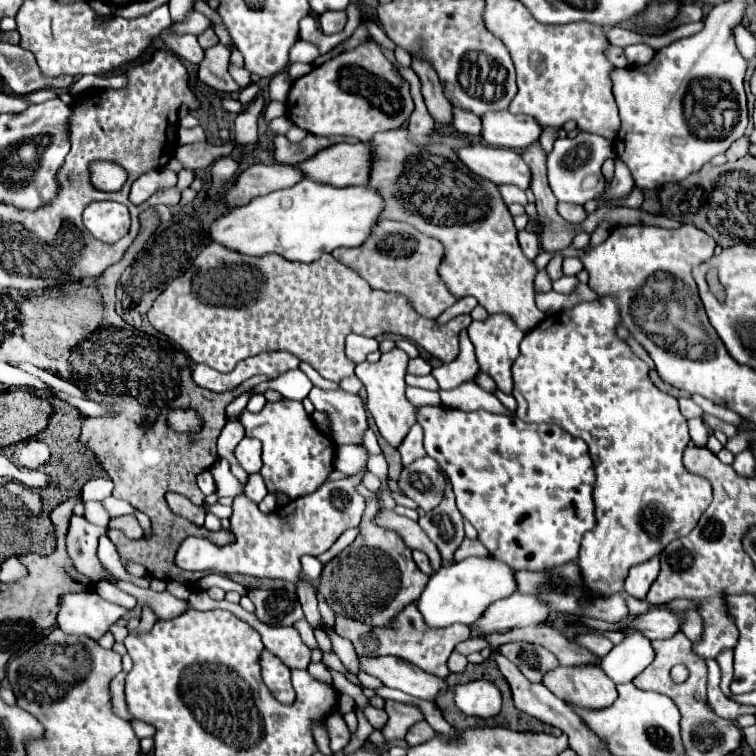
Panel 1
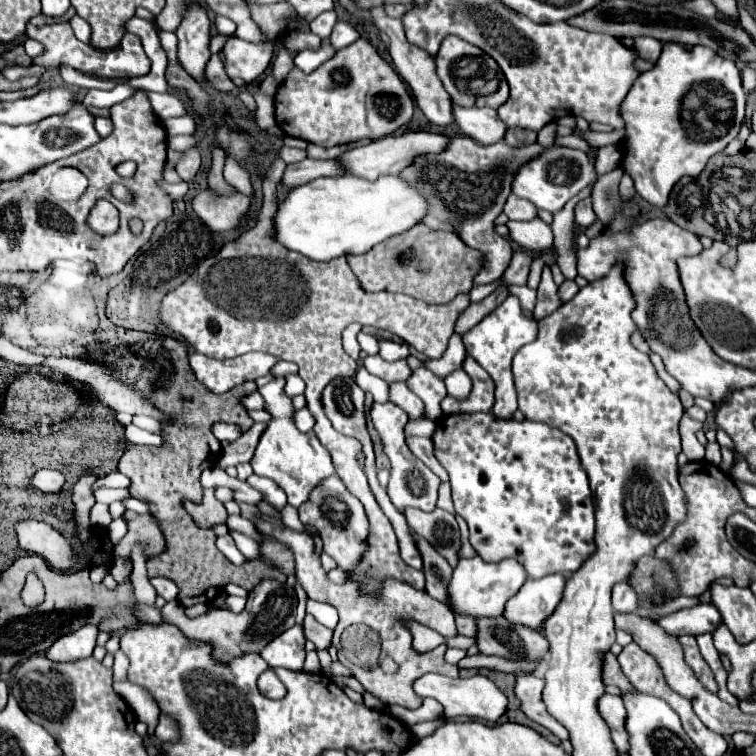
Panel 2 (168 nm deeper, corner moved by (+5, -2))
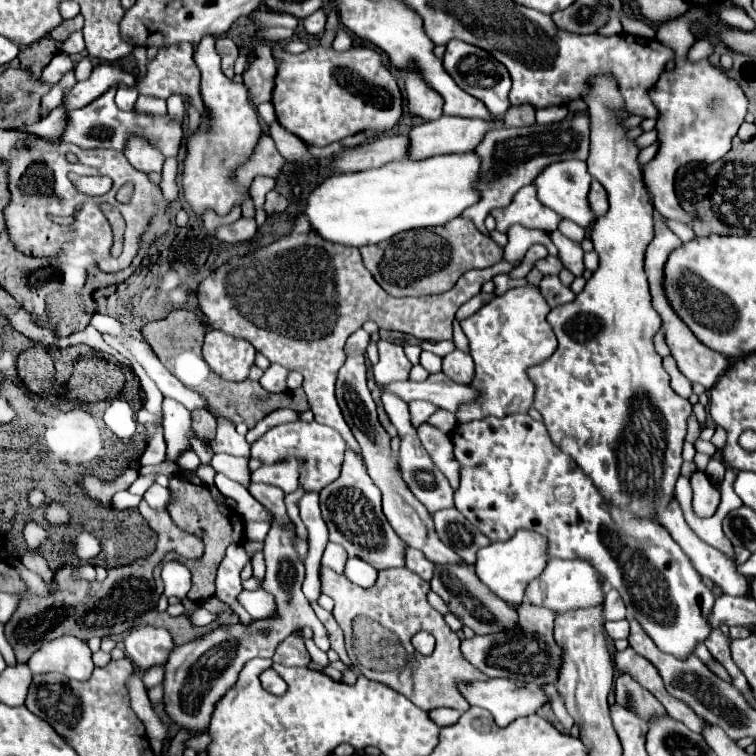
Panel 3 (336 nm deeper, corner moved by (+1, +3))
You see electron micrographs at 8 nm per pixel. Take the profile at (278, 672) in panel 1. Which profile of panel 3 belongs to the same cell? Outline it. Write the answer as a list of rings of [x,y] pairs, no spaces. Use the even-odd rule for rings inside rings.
[[[268,668],[266,672],[262,672],[260,674],[260,682],[262,682],[262,686],[268,690],[268,692],[272,692],[272,694],[284,694],[286,692],[286,682],[282,680],[282,676],[274,670],[274,668]]]

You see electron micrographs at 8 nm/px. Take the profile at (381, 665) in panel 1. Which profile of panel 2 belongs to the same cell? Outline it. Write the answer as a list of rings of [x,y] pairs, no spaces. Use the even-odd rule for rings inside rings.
[[[428,673],[428,675],[420,677],[420,679],[416,679],[412,687],[414,687],[414,693],[418,697],[422,697],[422,699],[432,697],[444,707],[444,722],[423,722],[411,727],[419,739],[432,734],[450,718],[472,717],[472,719],[482,719],[482,721],[498,721],[504,715],[506,705],[508,705],[506,695],[484,675],[474,675],[474,677],[468,677],[468,679],[460,679],[460,677],[458,679],[448,679],[448,677],[436,675],[436,673]]]

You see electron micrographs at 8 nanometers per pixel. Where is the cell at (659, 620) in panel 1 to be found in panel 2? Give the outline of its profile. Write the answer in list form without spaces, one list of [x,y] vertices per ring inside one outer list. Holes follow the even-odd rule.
[[[696,605],[692,609],[682,609],[682,611],[664,615],[656,623],[668,635],[680,637],[680,635],[710,633],[718,623],[722,623],[722,617],[718,617],[718,609],[714,609],[714,605]]]

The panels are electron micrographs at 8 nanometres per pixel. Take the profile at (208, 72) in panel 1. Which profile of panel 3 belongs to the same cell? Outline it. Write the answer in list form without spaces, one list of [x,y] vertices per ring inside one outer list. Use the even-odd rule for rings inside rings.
[[[220,36],[216,38],[216,50],[222,58],[222,72],[228,78],[234,78],[234,62],[238,58],[238,46],[234,40],[230,40],[228,36]]]

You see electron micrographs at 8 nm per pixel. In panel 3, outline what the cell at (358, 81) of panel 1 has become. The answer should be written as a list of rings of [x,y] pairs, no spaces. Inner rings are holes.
[[[276,42],[272,54],[278,60],[278,72],[274,78],[274,96],[272,106],[276,112],[276,122],[298,136],[304,144],[310,146],[328,146],[346,136],[354,136],[362,130],[390,130],[402,116],[402,96],[392,72],[382,64],[382,58],[376,50],[364,46],[352,46],[348,52],[336,52],[332,48],[322,48],[320,44],[312,46],[302,54],[290,54],[284,50],[286,42]]]

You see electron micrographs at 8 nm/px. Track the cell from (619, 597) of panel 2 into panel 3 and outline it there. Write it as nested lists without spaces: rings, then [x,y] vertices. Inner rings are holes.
[[[608,590],[604,600],[604,620],[622,620],[624,614],[626,614],[626,608],[622,598],[618,596],[618,592]]]

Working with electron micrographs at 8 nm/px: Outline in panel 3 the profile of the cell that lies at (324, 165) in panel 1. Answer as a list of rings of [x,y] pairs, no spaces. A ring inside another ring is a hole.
[[[440,116],[436,120],[424,122],[410,132],[410,158],[422,160],[436,154],[454,154],[454,152],[472,152],[480,140],[486,136],[488,130],[502,126],[504,122],[498,120],[478,120],[478,118],[460,118],[460,116]]]

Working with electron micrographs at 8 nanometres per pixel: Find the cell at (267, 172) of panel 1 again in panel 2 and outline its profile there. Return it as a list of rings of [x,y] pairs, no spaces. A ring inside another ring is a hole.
[[[304,159],[300,163],[288,165],[284,175],[282,175],[282,185],[286,189],[294,189],[298,185],[304,185],[308,181],[314,181],[318,177],[336,177],[342,175],[342,167],[338,165],[336,159],[330,161],[314,161],[314,159]]]

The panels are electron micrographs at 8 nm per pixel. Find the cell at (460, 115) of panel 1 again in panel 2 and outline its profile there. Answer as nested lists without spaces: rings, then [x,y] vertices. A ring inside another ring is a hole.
[[[372,7],[368,9],[368,13],[372,15],[372,21],[374,25],[384,31],[388,37],[390,37],[390,55],[392,55],[392,61],[396,65],[396,71],[398,75],[410,85],[414,97],[416,97],[416,103],[418,107],[422,109],[422,113],[428,117],[428,121],[432,121],[434,125],[452,125],[454,123],[454,113],[452,113],[452,103],[450,103],[450,97],[448,93],[442,89],[442,83],[438,81],[438,75],[436,75],[436,65],[434,65],[434,59],[422,51],[420,47],[408,43],[406,39],[406,33],[404,33],[404,25],[400,19],[394,19],[394,17],[388,17],[384,7]]]

